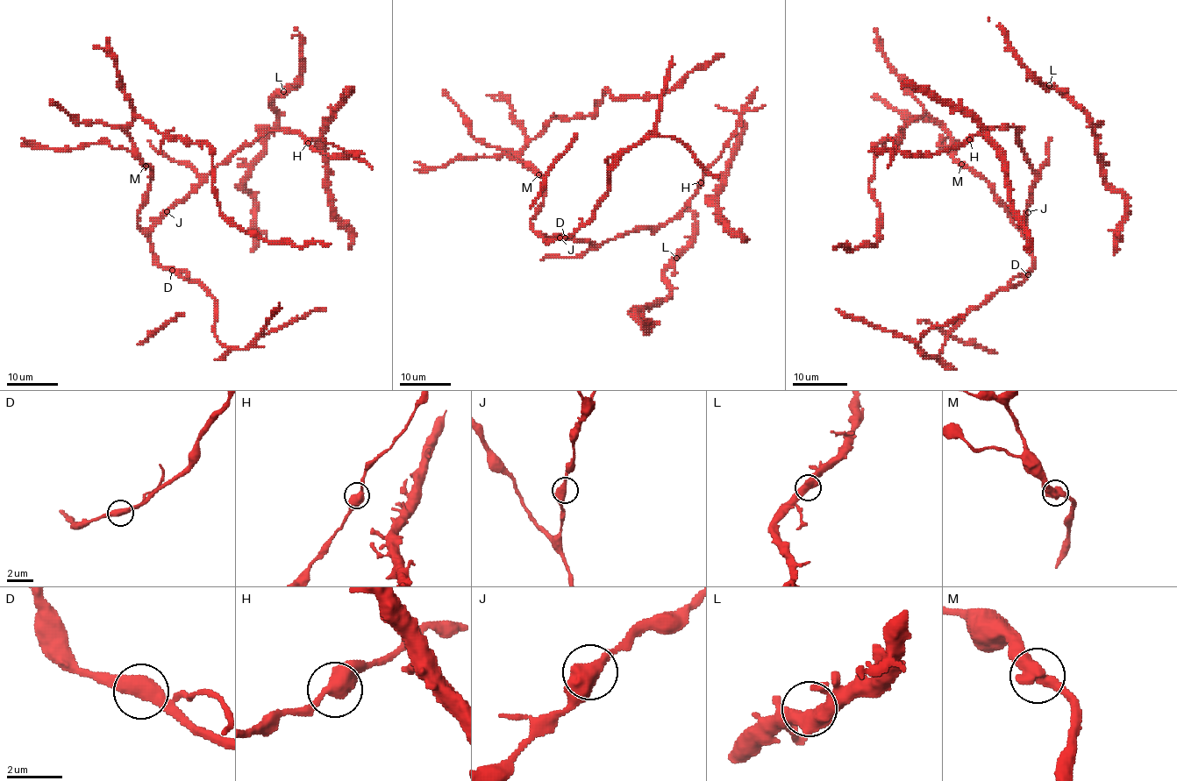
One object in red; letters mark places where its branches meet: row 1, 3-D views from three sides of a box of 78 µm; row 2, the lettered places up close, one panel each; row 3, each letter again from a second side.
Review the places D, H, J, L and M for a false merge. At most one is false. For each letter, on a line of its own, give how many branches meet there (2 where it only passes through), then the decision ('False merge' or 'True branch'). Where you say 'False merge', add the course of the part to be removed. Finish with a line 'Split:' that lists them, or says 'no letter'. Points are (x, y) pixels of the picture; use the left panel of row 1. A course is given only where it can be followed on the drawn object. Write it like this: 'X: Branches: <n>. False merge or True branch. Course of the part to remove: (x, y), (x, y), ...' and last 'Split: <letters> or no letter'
D: Branches: 2. True branch
H: Branches: 2. True branch
J: Branches: 2. True branch
L: Branches: 2. True branch
M: Branches: 2. True branch
Split: no letter

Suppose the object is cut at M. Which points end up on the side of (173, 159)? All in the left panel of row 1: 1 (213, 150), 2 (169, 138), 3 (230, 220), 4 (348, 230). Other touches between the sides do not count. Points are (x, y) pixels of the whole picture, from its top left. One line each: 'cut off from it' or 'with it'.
1: cut off from it
2: cut off from it
3: cut off from it
4: with it

